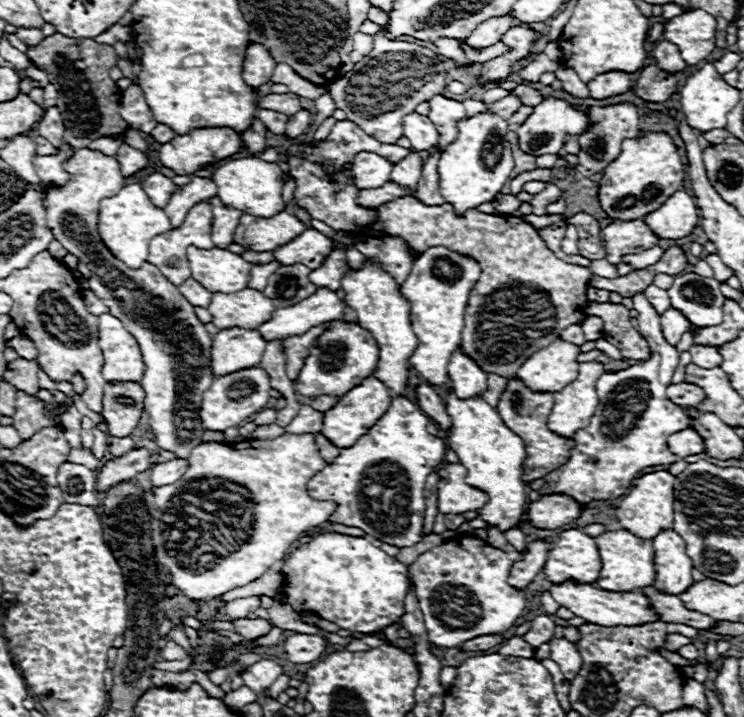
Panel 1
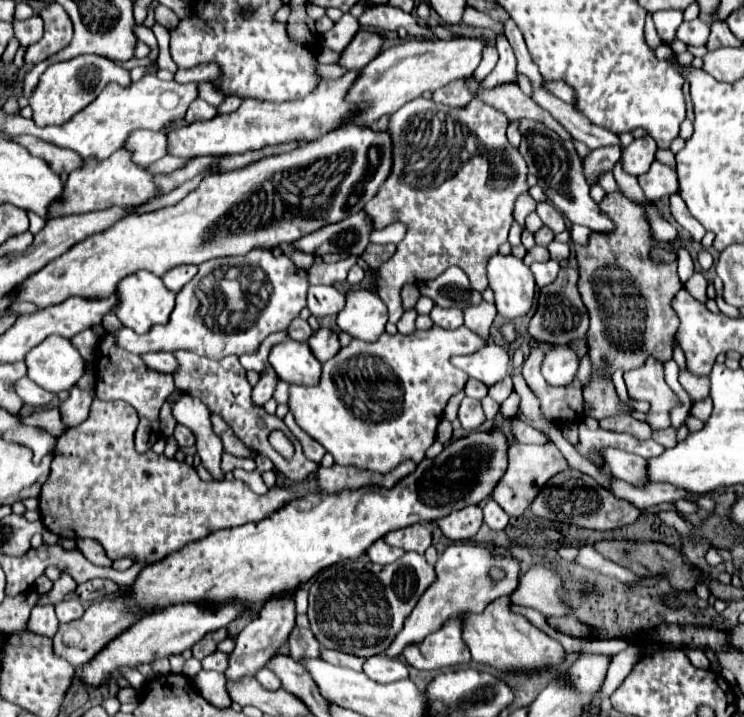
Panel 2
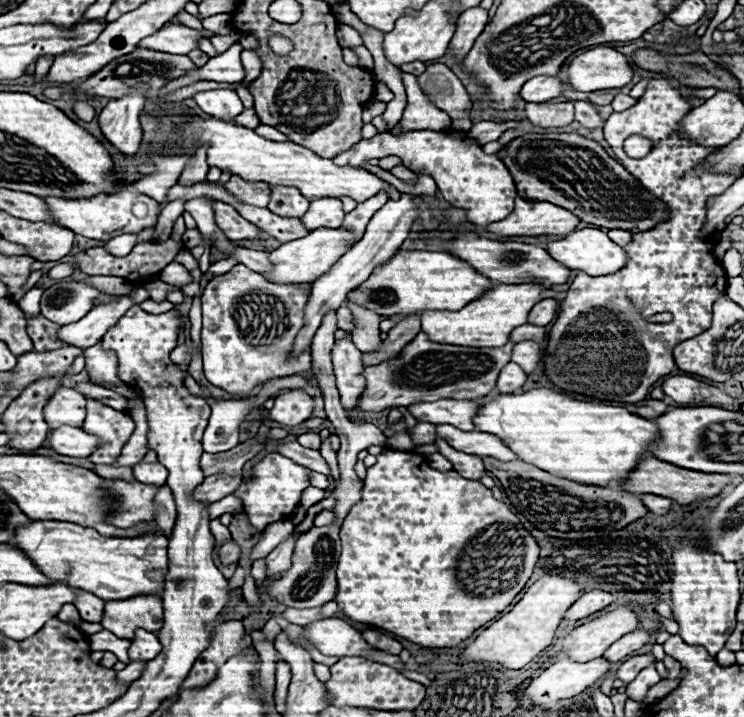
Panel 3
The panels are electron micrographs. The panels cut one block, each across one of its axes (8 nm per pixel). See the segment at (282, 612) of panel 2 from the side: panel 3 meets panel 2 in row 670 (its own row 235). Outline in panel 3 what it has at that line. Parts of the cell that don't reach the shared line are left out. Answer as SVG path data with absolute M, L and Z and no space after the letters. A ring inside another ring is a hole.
M214 200L212 208L214 208L216 224L224 230L224 234L230 240L236 242L236 240L256 240L258 238L258 228L252 222L244 220L230 204Z

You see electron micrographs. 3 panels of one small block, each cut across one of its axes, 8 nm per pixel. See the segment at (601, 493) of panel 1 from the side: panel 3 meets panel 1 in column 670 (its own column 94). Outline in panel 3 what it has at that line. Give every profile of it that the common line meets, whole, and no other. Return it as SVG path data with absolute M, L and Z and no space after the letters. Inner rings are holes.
M94 344L94 346L86 348L84 356L86 356L86 370L88 370L92 382L98 380L98 382L108 382L108 384L122 386L122 380L116 374L114 352L106 352L106 350L102 350L100 344ZM90 398L86 410L88 414L82 430L90 430L90 434L98 434L100 438L100 448L88 460L94 464L114 464L122 452L124 442L134 432L132 418Z

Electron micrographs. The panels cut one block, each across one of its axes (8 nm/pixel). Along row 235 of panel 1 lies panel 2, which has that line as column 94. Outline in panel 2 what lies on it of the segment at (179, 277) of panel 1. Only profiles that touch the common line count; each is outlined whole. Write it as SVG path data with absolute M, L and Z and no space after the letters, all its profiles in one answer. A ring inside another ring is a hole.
M126 150L114 152L110 158L96 162L94 158L88 158L82 166L82 170L74 170L66 180L66 202L58 202L54 206L54 214L50 218L70 216L70 214L84 214L94 210L104 210L110 206L140 206L150 196L156 194L156 186L152 182L154 174L146 172L142 166L134 164L130 160L130 154Z

